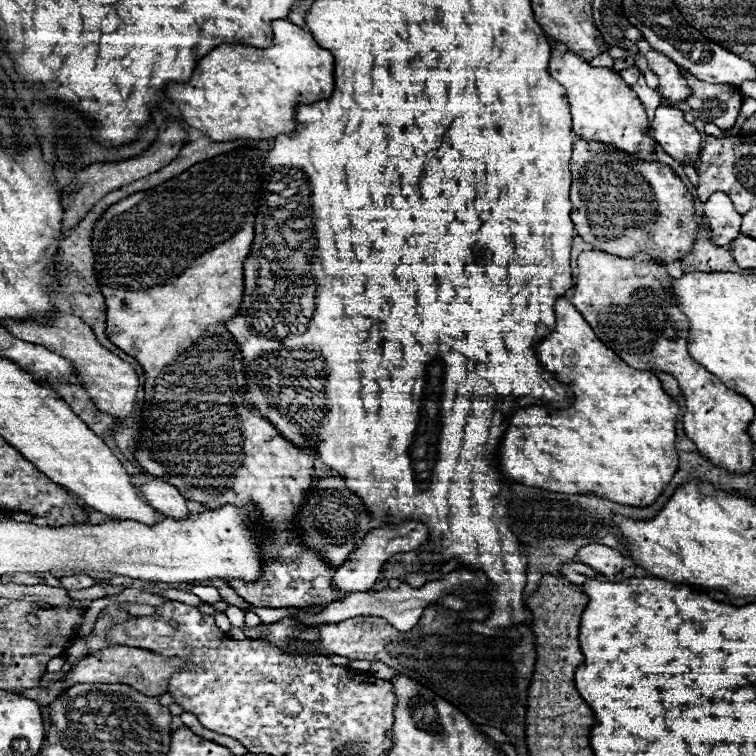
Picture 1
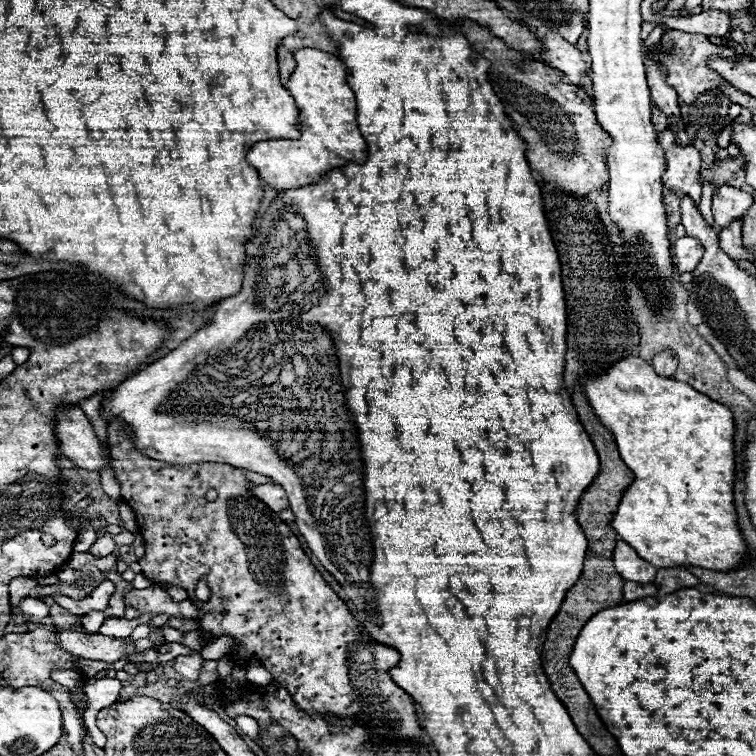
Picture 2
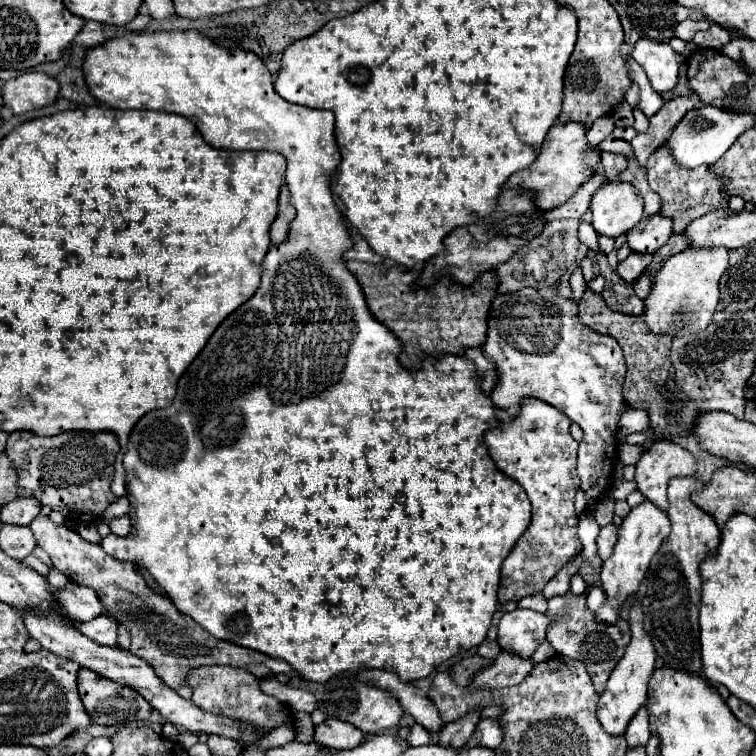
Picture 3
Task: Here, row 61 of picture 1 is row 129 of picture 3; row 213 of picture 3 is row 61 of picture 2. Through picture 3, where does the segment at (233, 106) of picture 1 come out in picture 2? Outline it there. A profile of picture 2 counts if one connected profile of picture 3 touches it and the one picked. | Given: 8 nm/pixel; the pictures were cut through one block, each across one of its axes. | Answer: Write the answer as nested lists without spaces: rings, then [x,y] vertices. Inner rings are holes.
[[[300,48],[294,52],[294,58],[296,70],[288,80],[288,92],[300,110],[302,134],[296,140],[258,142],[246,154],[246,160],[258,170],[260,180],[276,190],[314,184],[330,168],[366,158],[366,142],[356,124],[354,92],[346,84],[346,66],[336,56],[316,48]]]

